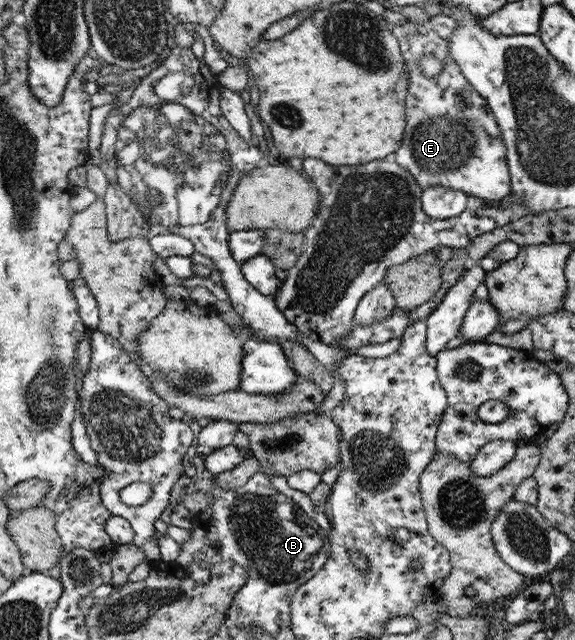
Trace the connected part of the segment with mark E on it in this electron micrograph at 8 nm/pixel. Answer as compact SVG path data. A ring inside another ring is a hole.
M408 21L404 25L394 26L391 29L400 42L405 65L410 73L407 95L409 125L405 127L405 141L401 143L401 149L395 153L397 165L408 170L423 190L428 187L443 186L459 189L470 197L495 204L504 200L512 193L512 182L511 171L508 169L507 149L501 137L499 123L485 97L473 87L464 76L459 63L450 56L448 40L435 33L427 24ZM428 53L442 59L443 64L443 69L432 78L426 76L420 68L422 55L428 55Z

